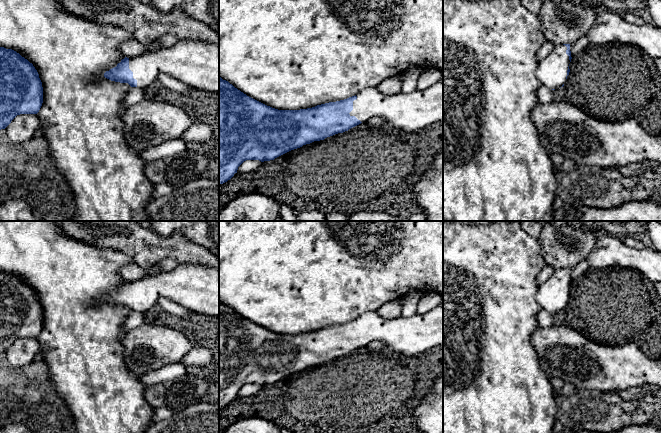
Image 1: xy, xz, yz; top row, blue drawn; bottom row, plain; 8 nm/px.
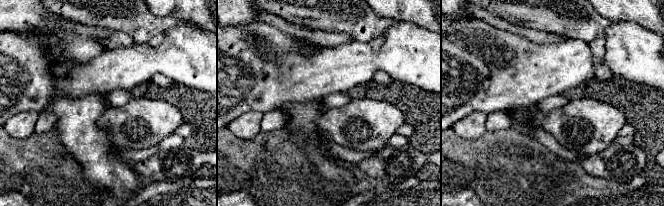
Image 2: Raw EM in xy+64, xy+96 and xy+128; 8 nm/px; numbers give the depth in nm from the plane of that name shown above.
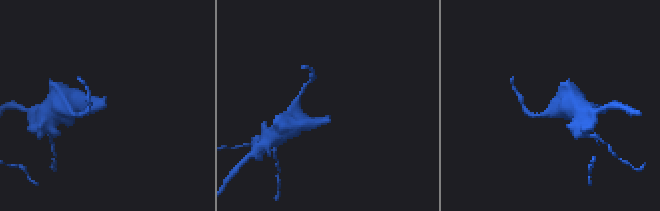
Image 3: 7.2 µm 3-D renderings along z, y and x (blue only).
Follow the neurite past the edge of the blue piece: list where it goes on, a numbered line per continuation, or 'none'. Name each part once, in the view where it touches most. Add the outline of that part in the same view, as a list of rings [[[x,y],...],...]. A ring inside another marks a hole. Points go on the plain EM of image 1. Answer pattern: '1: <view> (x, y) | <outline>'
1: xz (413, 335) | [[[442,305],[426,313],[395,319],[384,319],[377,312],[368,311],[356,320],[349,338],[362,347],[373,341],[382,341],[396,353],[412,357],[443,345]]]

